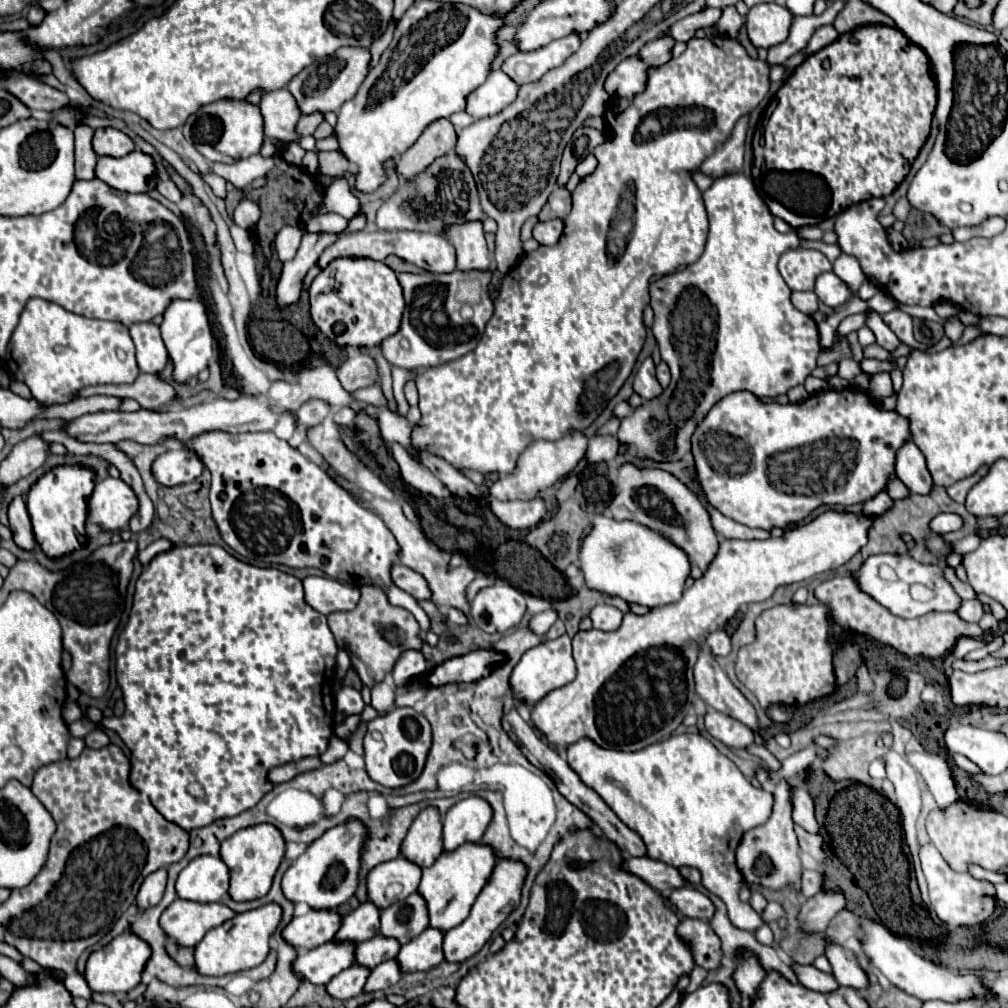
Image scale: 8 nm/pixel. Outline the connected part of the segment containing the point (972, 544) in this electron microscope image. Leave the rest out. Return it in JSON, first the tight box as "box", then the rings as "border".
{"box":[954,535,982,555],"border":[[[970,535],[970,537],[964,537],[964,539],[960,539],[960,541],[956,541],[956,543],[954,543],[954,551],[956,551],[956,553],[966,555],[966,553],[974,551],[974,549],[980,545],[980,541],[982,541],[982,537],[980,537],[980,535]]]}

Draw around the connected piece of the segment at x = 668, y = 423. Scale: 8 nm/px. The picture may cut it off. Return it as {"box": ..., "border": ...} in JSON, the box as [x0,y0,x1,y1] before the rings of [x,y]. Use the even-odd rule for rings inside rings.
{"box":[616,173,820,461],"border":[[[726,173],[722,177],[714,177],[712,185],[702,195],[710,221],[708,241],[702,257],[684,271],[664,275],[660,283],[650,283],[650,305],[654,309],[652,331],[658,341],[662,361],[666,361],[672,371],[672,381],[660,393],[660,397],[644,401],[632,411],[630,417],[624,417],[620,423],[616,437],[620,445],[634,447],[634,457],[638,461],[682,461],[692,449],[690,439],[696,425],[704,421],[708,409],[712,409],[716,401],[736,391],[750,391],[756,397],[770,399],[784,395],[788,389],[804,383],[804,379],[816,369],[816,357],[820,353],[818,327],[814,319],[794,309],[790,301],[792,291],[776,267],[778,257],[784,251],[800,245],[798,235],[778,233],[774,229],[774,215],[770,213],[768,205],[764,205],[754,181],[744,173]],[[786,323],[790,325],[788,333],[784,331]]]}

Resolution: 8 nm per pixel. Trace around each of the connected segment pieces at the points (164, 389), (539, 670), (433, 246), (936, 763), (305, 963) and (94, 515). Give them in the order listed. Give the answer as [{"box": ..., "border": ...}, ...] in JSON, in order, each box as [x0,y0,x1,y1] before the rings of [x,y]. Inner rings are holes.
[{"box":[78,373,176,409],"border":[[[140,373],[132,385],[94,385],[94,387],[80,389],[78,395],[80,397],[114,395],[114,397],[124,397],[124,399],[132,397],[146,409],[158,409],[176,401],[174,387],[170,383],[164,383],[160,377],[146,375],[146,373]]]},{"box":[510,635,576,707],"border":[[[562,635],[560,639],[544,641],[538,647],[534,647],[522,655],[520,663],[514,667],[512,677],[510,677],[510,691],[512,691],[512,697],[518,707],[532,707],[550,691],[568,685],[574,677],[576,677],[576,665],[574,665],[574,657],[572,657],[570,637]]]},{"box":[318,231,456,273],"border":[[[358,231],[352,235],[342,235],[336,243],[324,249],[318,265],[326,267],[336,257],[370,257],[376,261],[384,261],[388,255],[396,255],[430,273],[452,273],[456,269],[456,251],[452,249],[452,243],[442,235],[418,231]]]},{"box":[908,753,958,809],"border":[[[912,753],[908,761],[924,777],[940,809],[946,809],[948,805],[952,805],[952,801],[958,799],[950,765],[944,757],[932,753]]]},{"box":[292,943,354,985],"border":[[[324,943],[310,951],[300,951],[292,963],[292,971],[314,985],[326,985],[340,971],[354,965],[354,947],[352,943]]]},{"box":[88,477,138,531],"border":[[[114,477],[100,481],[88,499],[88,523],[100,529],[120,531],[136,511],[138,499],[134,491],[122,479]]]}]

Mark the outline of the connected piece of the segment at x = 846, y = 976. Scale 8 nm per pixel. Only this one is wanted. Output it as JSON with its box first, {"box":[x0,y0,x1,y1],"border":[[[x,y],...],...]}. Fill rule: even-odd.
{"box":[826,943,868,991],"border":[[[828,943],[826,957],[834,969],[834,977],[838,985],[854,987],[858,991],[864,991],[868,987],[868,975],[864,965],[858,963],[856,955],[850,949],[844,949],[836,943]]]}

